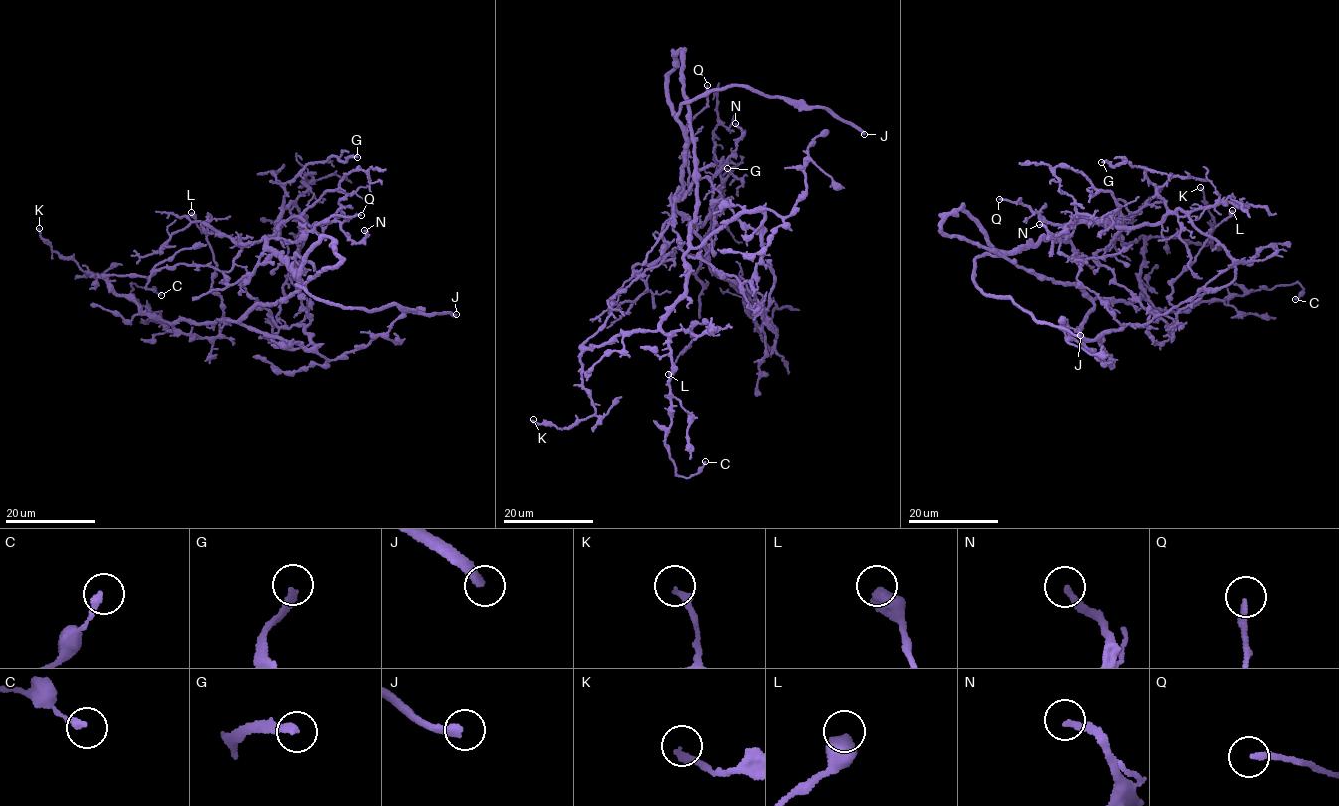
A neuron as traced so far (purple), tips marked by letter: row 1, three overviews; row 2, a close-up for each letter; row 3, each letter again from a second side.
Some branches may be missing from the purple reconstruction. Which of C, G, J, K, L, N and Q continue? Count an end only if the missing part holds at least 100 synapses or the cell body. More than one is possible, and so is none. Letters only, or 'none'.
J

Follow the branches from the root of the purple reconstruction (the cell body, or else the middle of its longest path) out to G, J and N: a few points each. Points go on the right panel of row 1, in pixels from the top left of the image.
G: (1048, 279), (1005, 255), (1081, 223), (1134, 227), (1155, 224), (1166, 213), (1144, 167), (1101, 162)
J: (1048, 279), (1003, 255), (975, 259), (974, 281), (985, 293), (1008, 298), (1039, 322), (1080, 335)
N: (1048, 279), (1018, 267), (1005, 255), (1117, 213), (1090, 220), (1073, 216), (1051, 237), (1039, 224)

